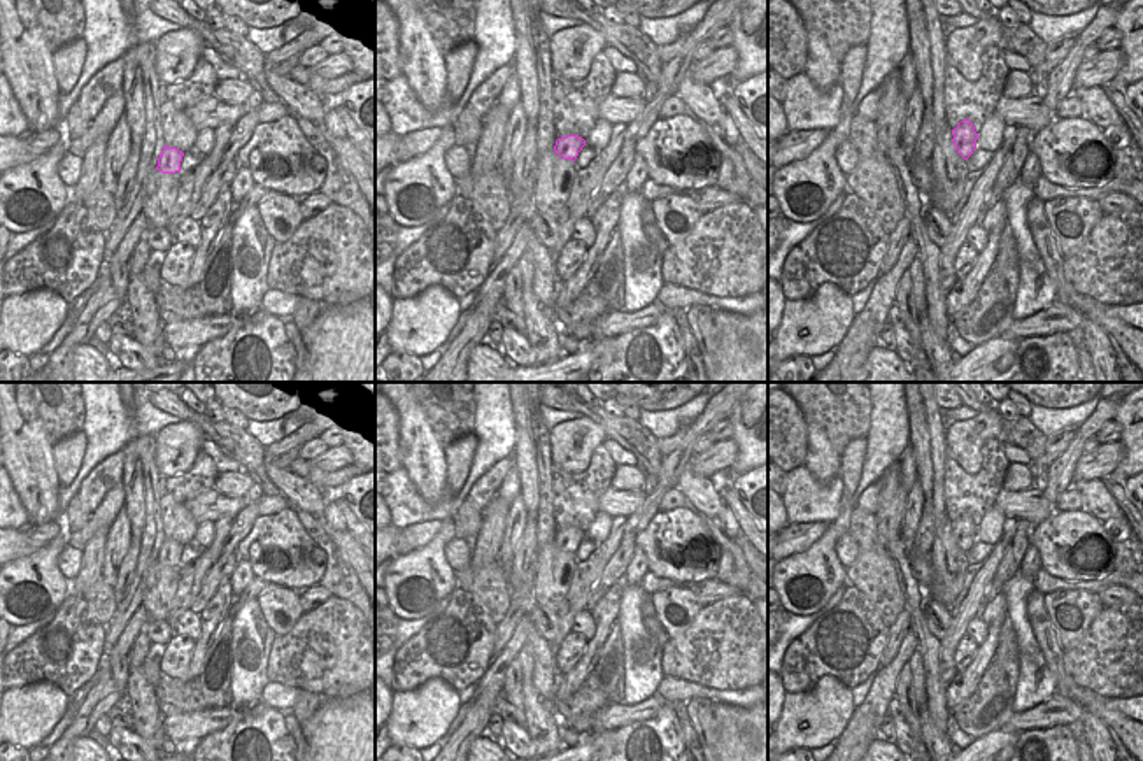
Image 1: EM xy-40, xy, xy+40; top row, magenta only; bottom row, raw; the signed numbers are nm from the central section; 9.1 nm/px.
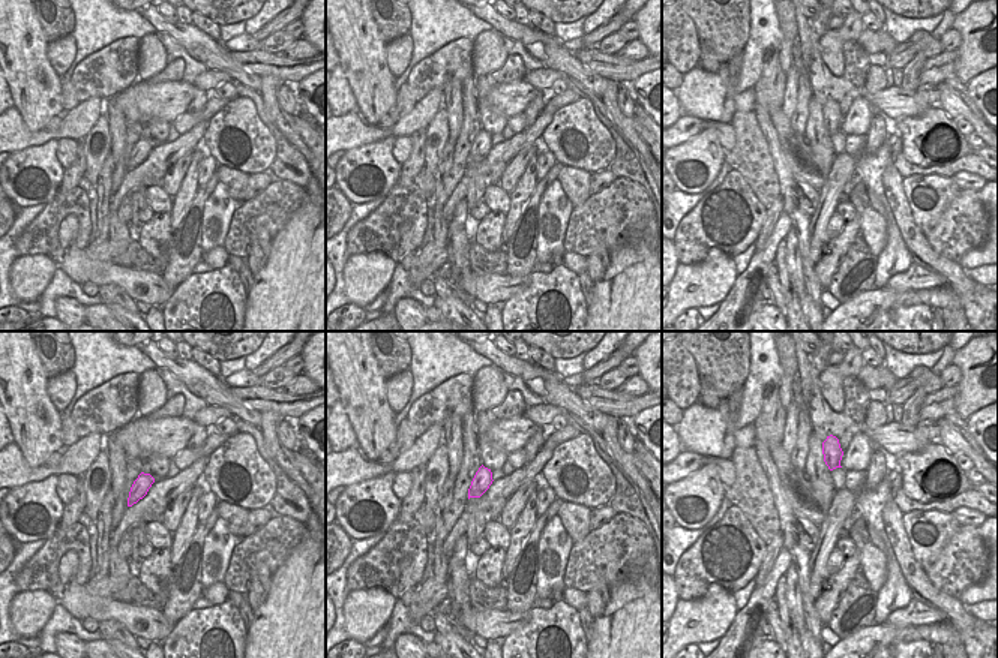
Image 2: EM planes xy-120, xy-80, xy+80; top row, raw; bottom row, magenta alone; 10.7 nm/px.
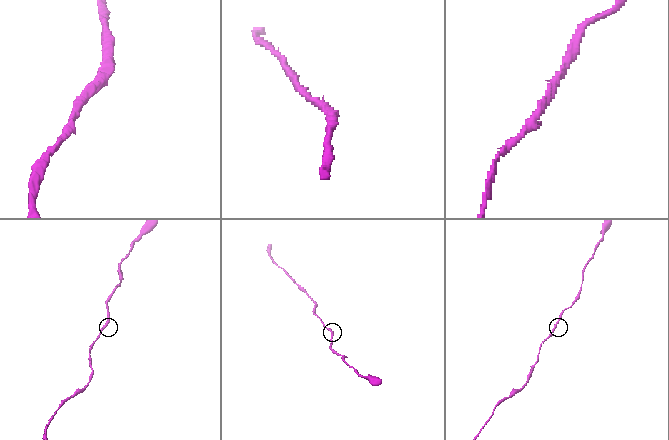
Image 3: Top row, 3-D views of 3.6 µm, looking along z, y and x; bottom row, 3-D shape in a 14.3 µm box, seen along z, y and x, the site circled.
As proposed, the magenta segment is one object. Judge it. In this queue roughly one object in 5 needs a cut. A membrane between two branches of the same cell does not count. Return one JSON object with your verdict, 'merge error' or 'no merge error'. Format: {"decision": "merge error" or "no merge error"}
{"decision": "no merge error"}

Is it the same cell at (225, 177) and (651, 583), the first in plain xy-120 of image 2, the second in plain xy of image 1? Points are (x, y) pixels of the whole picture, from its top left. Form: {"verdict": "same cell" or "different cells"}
{"verdict": "different cells"}

